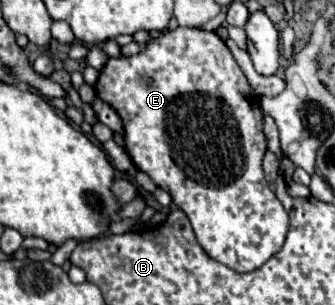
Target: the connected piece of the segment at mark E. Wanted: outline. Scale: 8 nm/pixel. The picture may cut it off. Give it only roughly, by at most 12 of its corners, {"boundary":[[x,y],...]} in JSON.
{"boundary":[[216,32],[110,58],[98,98],[210,258],[252,272],[288,214],[260,100]]}

